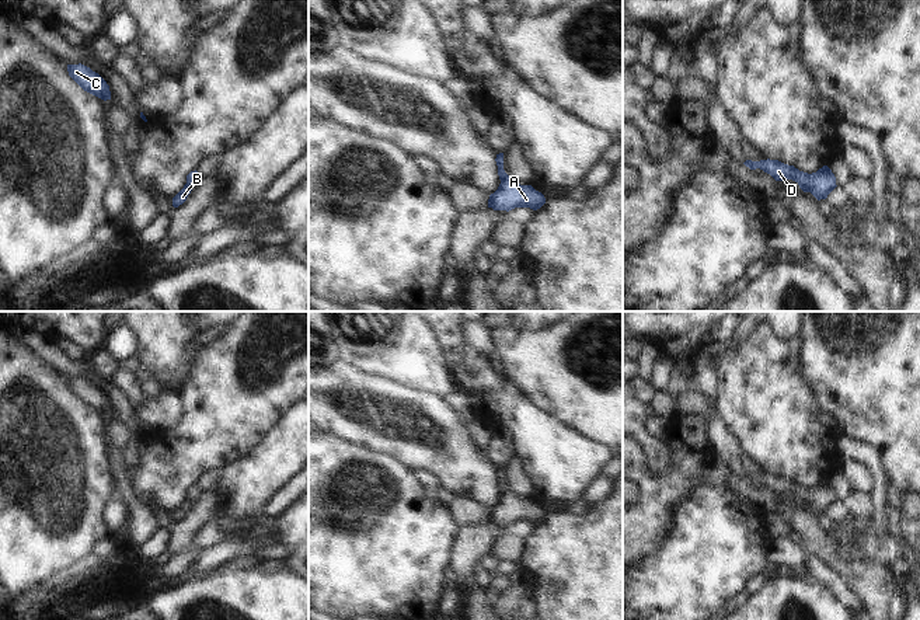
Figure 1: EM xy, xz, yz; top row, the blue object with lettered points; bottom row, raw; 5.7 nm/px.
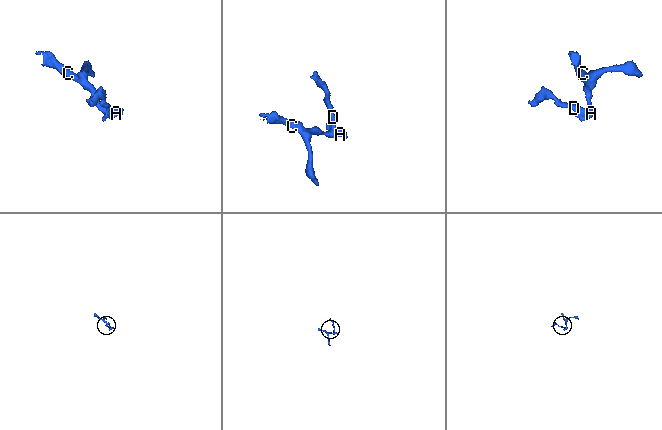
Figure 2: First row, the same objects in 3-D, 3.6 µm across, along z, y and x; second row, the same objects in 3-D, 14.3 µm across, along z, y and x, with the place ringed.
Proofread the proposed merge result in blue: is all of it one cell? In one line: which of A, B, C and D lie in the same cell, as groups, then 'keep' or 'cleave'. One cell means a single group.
A B C D; keep

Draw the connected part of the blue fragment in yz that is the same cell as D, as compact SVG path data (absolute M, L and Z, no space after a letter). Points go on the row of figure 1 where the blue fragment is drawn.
M770 159L760 161L746 160L743 164L750 170L763 170L776 181L792 180L804 192L811 192L818 201L826 199L827 195L837 187L836 177L827 166L823 166L816 173L808 174L799 171L794 166Z

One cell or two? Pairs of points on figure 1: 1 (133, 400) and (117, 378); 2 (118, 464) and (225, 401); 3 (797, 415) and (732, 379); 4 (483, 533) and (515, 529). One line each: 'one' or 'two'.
1: one
2: two
3: one
4: one

